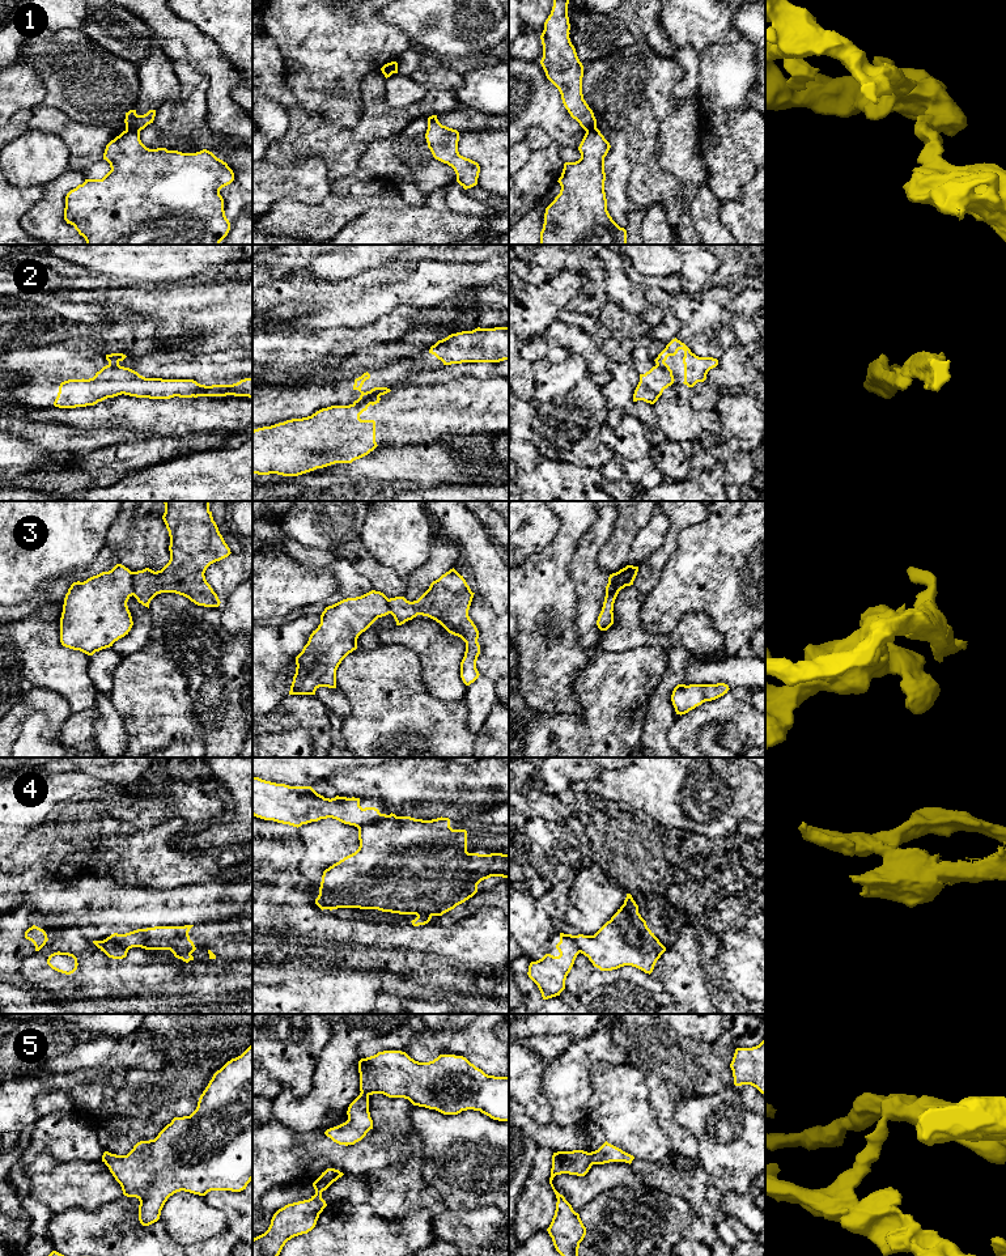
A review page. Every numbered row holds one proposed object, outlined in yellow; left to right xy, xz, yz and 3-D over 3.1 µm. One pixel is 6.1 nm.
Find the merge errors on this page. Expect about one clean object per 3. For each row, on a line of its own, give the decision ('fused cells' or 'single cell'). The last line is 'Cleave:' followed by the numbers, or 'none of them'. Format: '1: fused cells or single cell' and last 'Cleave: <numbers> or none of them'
1: fused cells
2: fused cells
3: fused cells
4: fused cells
5: fused cells
Cleave: 1, 2, 3, 4, 5

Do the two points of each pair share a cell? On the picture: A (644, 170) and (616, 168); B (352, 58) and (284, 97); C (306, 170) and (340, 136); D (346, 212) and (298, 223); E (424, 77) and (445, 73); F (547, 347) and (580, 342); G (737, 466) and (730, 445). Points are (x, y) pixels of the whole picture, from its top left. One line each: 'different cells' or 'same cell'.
A: different cells
B: different cells
C: different cells
D: same cell
E: same cell
F: different cells
G: same cell

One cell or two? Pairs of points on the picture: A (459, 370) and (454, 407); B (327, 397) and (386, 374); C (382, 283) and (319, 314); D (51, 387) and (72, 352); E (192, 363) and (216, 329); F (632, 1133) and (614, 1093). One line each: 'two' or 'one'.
A: two
B: one
C: one
D: one
E: two
F: one

